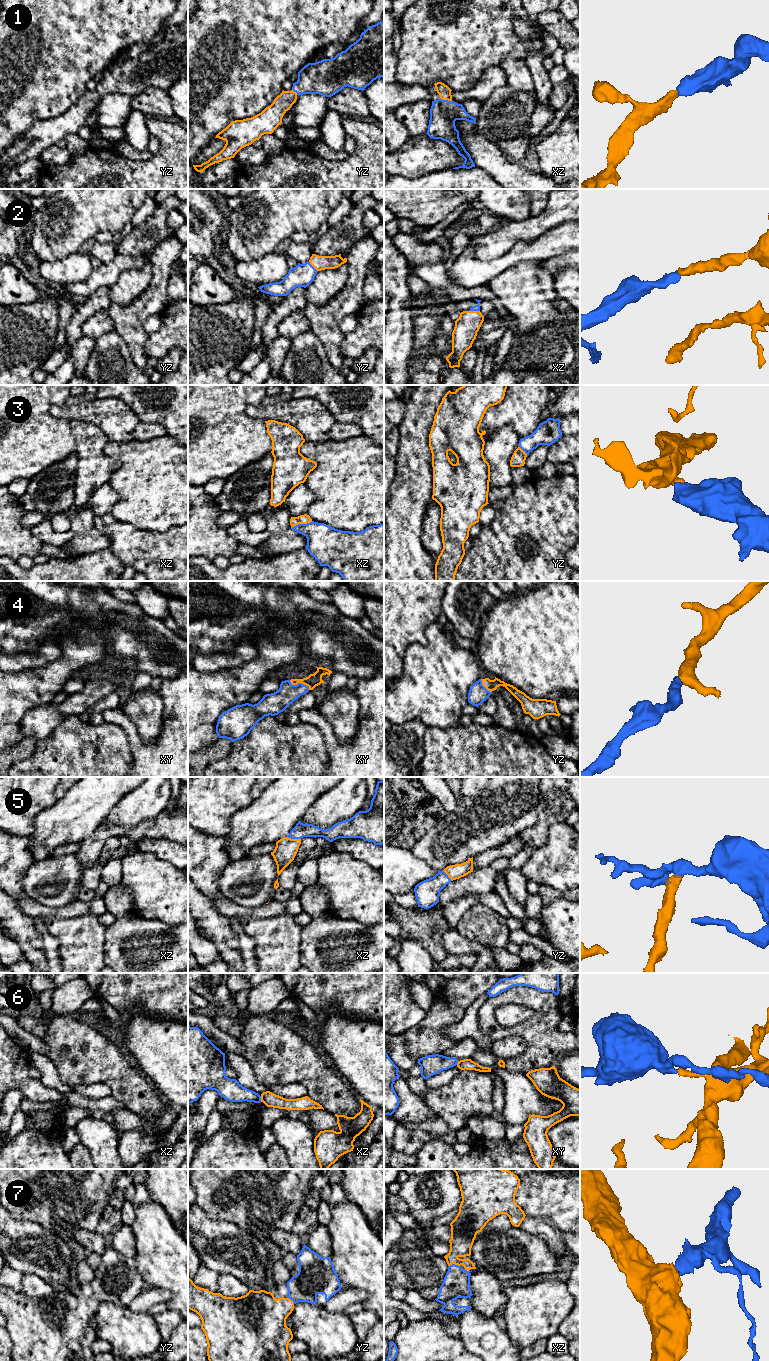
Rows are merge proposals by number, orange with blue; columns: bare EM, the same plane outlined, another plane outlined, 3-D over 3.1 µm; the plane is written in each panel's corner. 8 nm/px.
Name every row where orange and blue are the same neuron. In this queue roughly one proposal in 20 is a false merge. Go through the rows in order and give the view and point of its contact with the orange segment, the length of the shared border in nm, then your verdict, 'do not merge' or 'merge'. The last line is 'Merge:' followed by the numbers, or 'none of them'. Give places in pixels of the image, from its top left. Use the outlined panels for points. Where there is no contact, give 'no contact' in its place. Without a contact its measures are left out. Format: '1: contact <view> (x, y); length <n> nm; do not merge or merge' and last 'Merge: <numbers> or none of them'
1: contact xz (446, 99); length 90 nm; merge
2: contact xz (474, 311); length 90 nm; merge
3: contact xz (301, 523); length 190 nm; merge
4: contact xy (299, 682); length 180 nm; merge
5: contact xz (294, 839); length 110 nm; merge
6: contact xz (261, 1099); length 50 nm; do not merge
7: contact xz (454, 1263); length 90 nm; merge
Merge: 1, 2, 3, 4, 5, 7

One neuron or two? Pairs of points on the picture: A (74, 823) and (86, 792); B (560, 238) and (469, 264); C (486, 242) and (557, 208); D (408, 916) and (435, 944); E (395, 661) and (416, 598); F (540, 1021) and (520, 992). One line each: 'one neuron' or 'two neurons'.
A: one neuron
B: one neuron
C: one neuron
D: one neuron
E: one neuron
F: one neuron

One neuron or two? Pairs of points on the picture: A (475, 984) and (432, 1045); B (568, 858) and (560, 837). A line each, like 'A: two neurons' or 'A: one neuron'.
A: one neuron
B: one neuron

